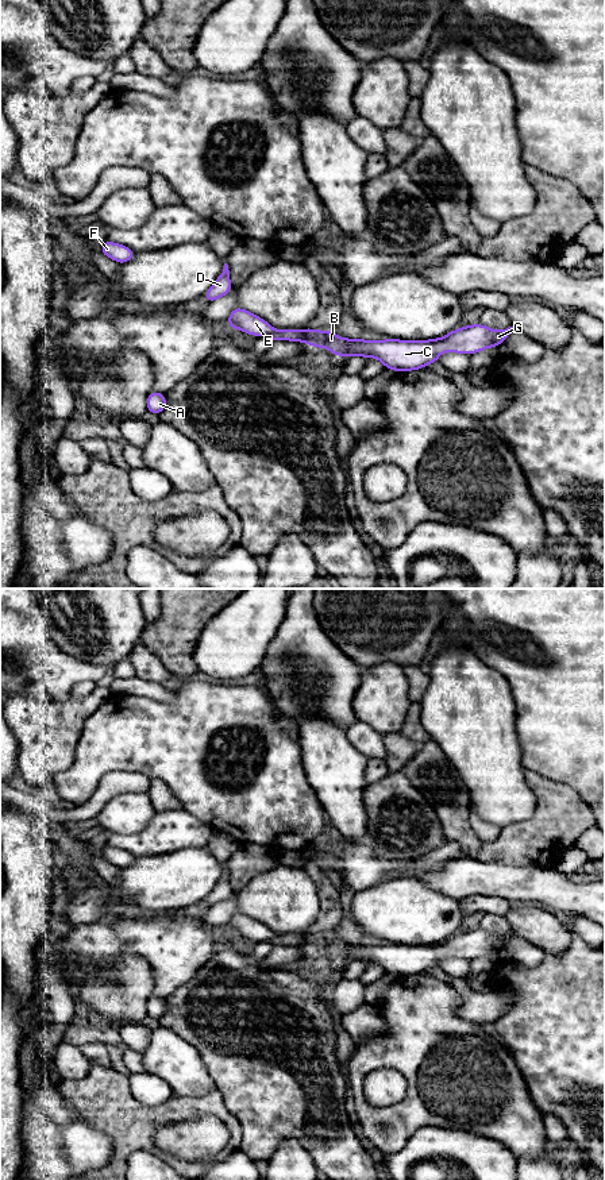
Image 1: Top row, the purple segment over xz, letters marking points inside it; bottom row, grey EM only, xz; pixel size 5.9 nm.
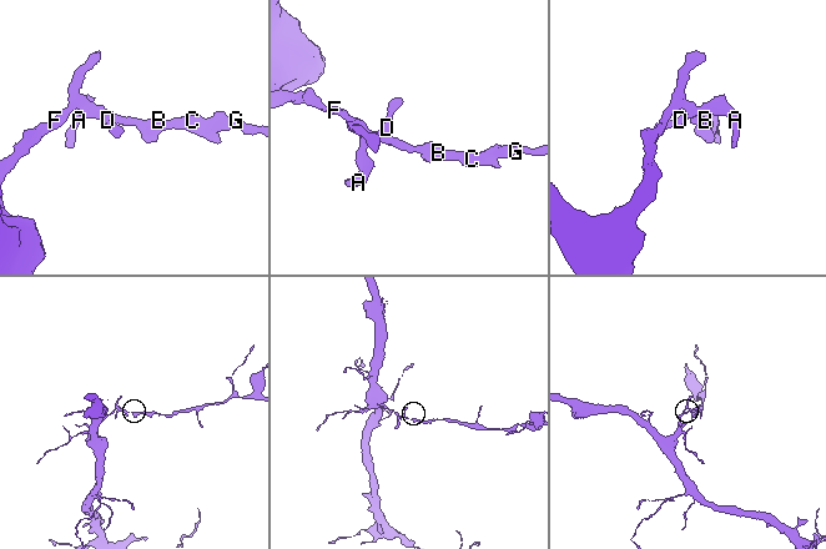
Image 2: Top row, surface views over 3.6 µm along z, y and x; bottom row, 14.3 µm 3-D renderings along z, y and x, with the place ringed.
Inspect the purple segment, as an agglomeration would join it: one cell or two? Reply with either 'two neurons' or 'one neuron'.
two neurons

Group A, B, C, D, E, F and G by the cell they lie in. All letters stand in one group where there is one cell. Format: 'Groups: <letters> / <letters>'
Groups: A D E F / B C G

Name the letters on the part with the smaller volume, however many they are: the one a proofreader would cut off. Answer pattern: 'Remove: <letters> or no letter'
Remove: B, C, G

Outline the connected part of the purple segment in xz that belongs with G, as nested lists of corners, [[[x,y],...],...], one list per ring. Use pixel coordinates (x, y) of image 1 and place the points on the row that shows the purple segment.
[[[483,324],[466,325],[432,340],[361,340],[336,336],[332,331],[285,329],[269,338],[275,340],[304,342],[312,347],[324,347],[335,356],[371,356],[381,360],[386,369],[411,371],[438,362],[442,352],[475,354],[489,347],[498,347],[516,329],[509,327],[494,331]]]

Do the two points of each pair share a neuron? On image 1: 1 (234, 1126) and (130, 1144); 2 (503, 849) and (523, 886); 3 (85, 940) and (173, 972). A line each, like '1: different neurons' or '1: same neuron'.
1: same neuron
2: different neurons
3: same neuron

